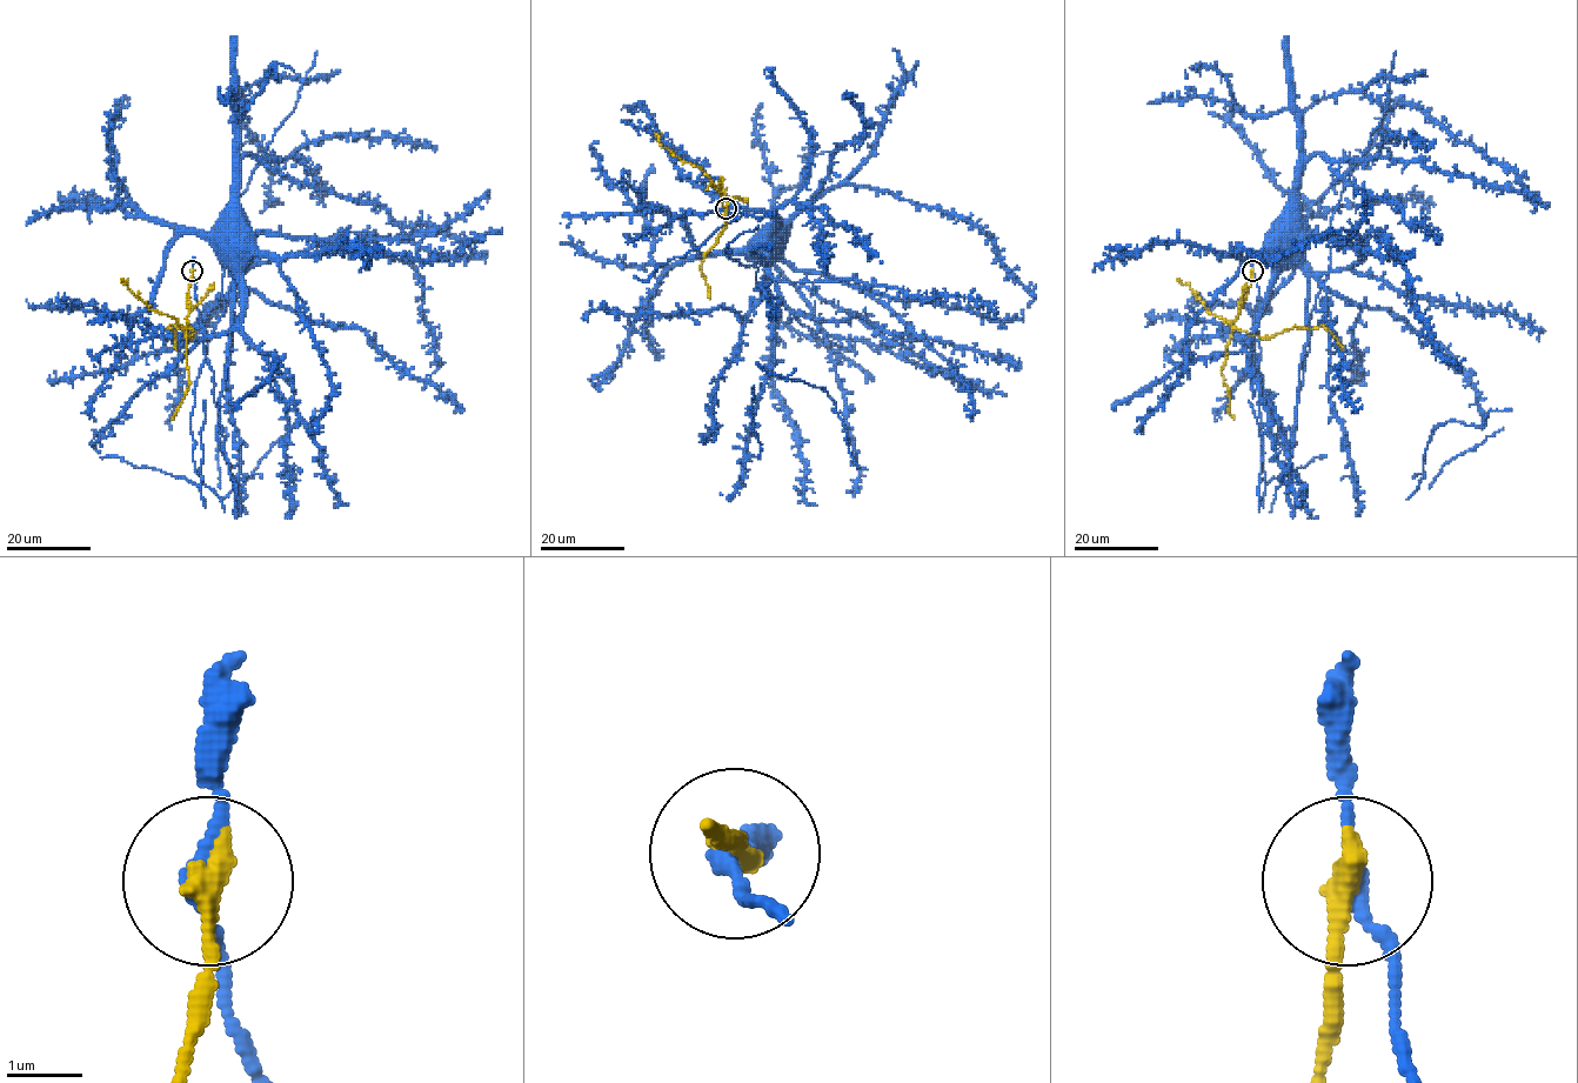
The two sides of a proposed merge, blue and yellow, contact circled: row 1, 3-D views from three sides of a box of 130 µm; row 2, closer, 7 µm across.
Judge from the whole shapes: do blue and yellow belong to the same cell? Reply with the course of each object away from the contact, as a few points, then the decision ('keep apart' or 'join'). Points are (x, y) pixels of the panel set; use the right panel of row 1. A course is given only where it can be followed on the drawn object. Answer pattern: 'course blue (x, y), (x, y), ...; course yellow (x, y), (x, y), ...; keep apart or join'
course blue (1252, 271), (1261, 301), (1257, 329), (1252, 336), (1272, 281), (1272, 262), (1285, 251), (1283, 243); course yellow (1252, 271), (1249, 292), (1234, 327), (1271, 338), (1288, 329), (1322, 326), (1343, 349); keep apart

